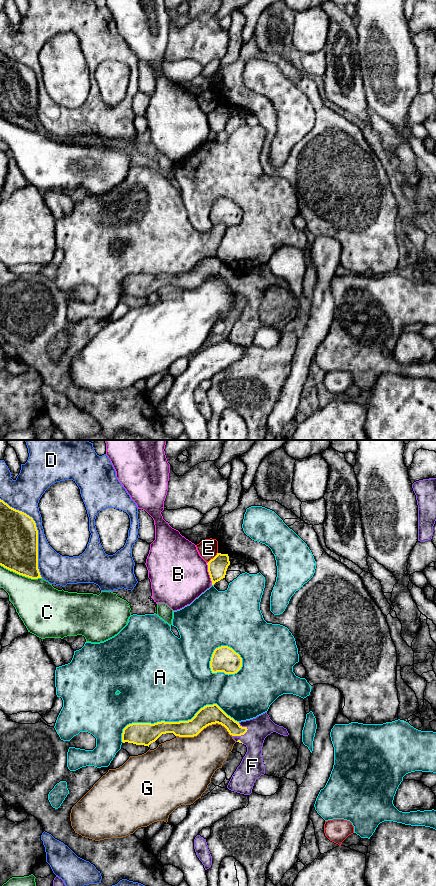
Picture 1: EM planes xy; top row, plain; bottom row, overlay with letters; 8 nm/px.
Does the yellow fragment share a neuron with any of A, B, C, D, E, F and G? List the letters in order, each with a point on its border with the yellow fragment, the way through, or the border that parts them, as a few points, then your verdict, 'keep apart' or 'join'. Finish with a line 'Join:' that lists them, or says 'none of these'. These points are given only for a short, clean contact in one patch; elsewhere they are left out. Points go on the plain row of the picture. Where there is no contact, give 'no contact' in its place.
A: contact xy (174, 274); keep apart
B: contact xy (209, 125); keep apart
C: contact xy (21, 126); keep apart
D: contact xy (37, 84); keep apart
E: contact xy (214, 109); keep apart
F: contact xy (241, 286); way xy (217, 267), (227, 273), (241, 286), (253, 284), (259, 280); join
G: contact xy (204, 279); keep apart
Join: F

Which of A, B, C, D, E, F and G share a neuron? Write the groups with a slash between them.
A / B / C / D / E / F / G

